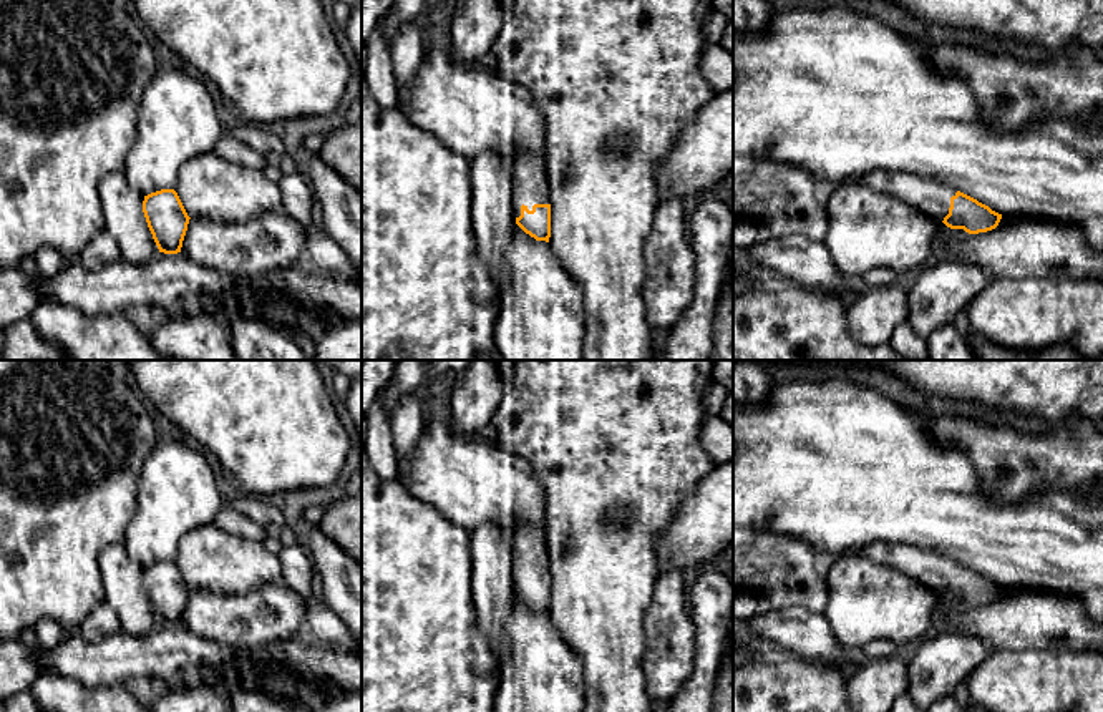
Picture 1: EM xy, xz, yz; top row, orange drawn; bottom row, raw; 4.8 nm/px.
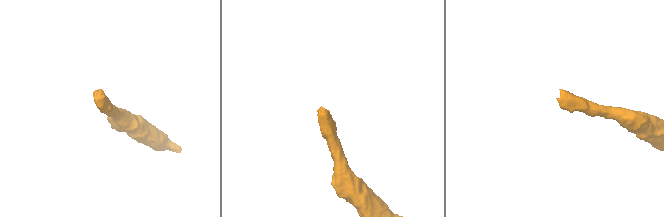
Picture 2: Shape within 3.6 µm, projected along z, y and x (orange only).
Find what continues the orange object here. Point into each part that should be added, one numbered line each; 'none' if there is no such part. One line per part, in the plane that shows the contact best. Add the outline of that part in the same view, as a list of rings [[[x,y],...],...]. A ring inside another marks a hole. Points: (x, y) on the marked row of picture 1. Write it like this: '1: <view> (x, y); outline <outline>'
1: xz (529, 180); outline [[[522,153],[513,163],[513,214],[521,216],[521,206],[524,204],[532,211],[534,204],[551,204],[549,179],[544,168],[544,159]]]

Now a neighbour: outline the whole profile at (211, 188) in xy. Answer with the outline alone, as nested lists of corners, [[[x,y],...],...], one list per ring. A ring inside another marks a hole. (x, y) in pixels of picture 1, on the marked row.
[[[214,151],[186,161],[177,171],[174,191],[189,217],[219,222],[249,222],[282,206],[277,183]]]

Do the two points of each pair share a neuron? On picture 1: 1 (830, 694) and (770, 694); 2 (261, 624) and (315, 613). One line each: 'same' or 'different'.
1: same
2: different

